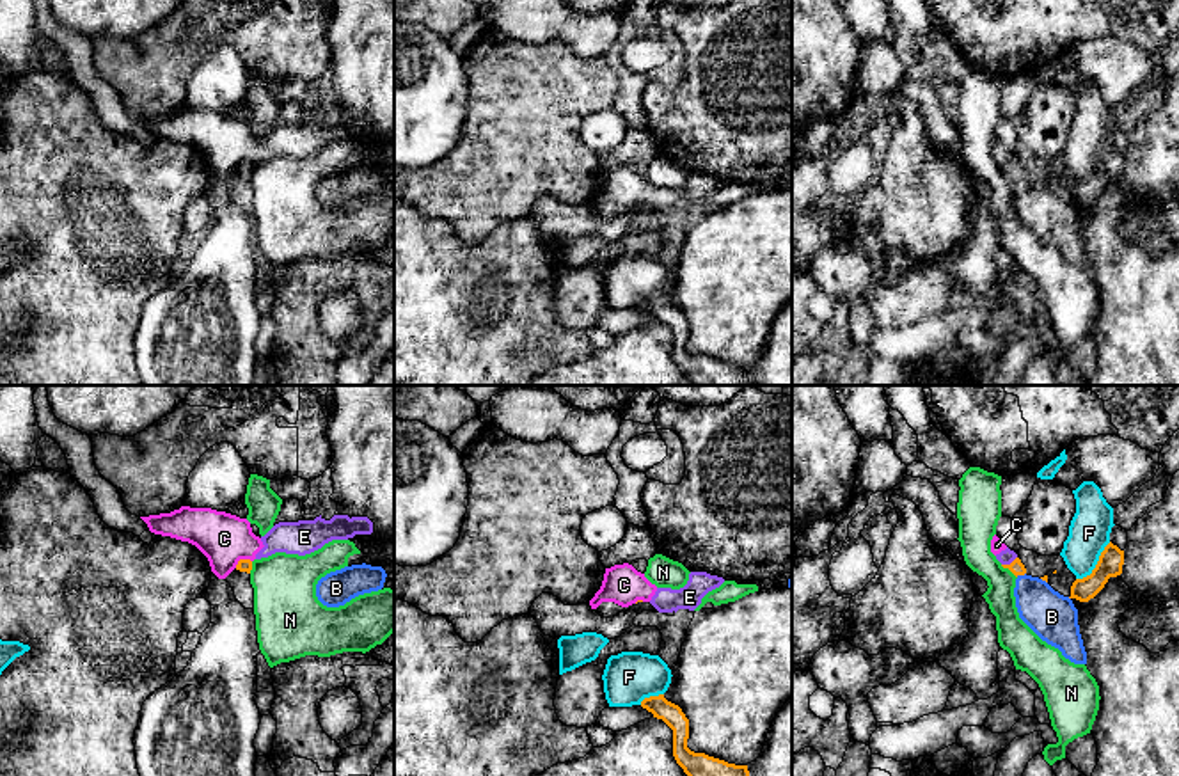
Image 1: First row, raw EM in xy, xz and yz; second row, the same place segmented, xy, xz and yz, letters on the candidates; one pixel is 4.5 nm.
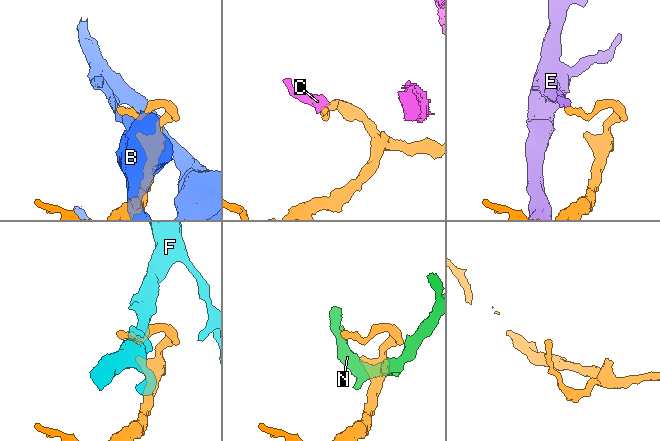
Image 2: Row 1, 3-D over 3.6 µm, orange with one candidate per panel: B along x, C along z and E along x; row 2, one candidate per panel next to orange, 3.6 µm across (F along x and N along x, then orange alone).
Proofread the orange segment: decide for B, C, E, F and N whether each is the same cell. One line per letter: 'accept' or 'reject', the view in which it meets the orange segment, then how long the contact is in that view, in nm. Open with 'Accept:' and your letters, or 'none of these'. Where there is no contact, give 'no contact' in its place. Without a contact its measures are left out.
Accept: none of these
B: reject | yz | 50 nm
C: reject | xy | 90 nm
E: reject | yz | 80 nm
F: reject | yz | 240 nm
N: reject | yz | 100 nm

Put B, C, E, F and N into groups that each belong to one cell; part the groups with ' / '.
B / C E / F / N

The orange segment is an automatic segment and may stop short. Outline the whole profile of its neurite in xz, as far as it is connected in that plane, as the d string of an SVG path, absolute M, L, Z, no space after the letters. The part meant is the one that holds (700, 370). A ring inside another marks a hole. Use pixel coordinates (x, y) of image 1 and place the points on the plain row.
M664 297L650 298L641 309L662 321L673 332L673 359L689 378L691 385L748 385L748 368L735 368L724 362L694 355L687 350L689 321L682 311L664 300Z

